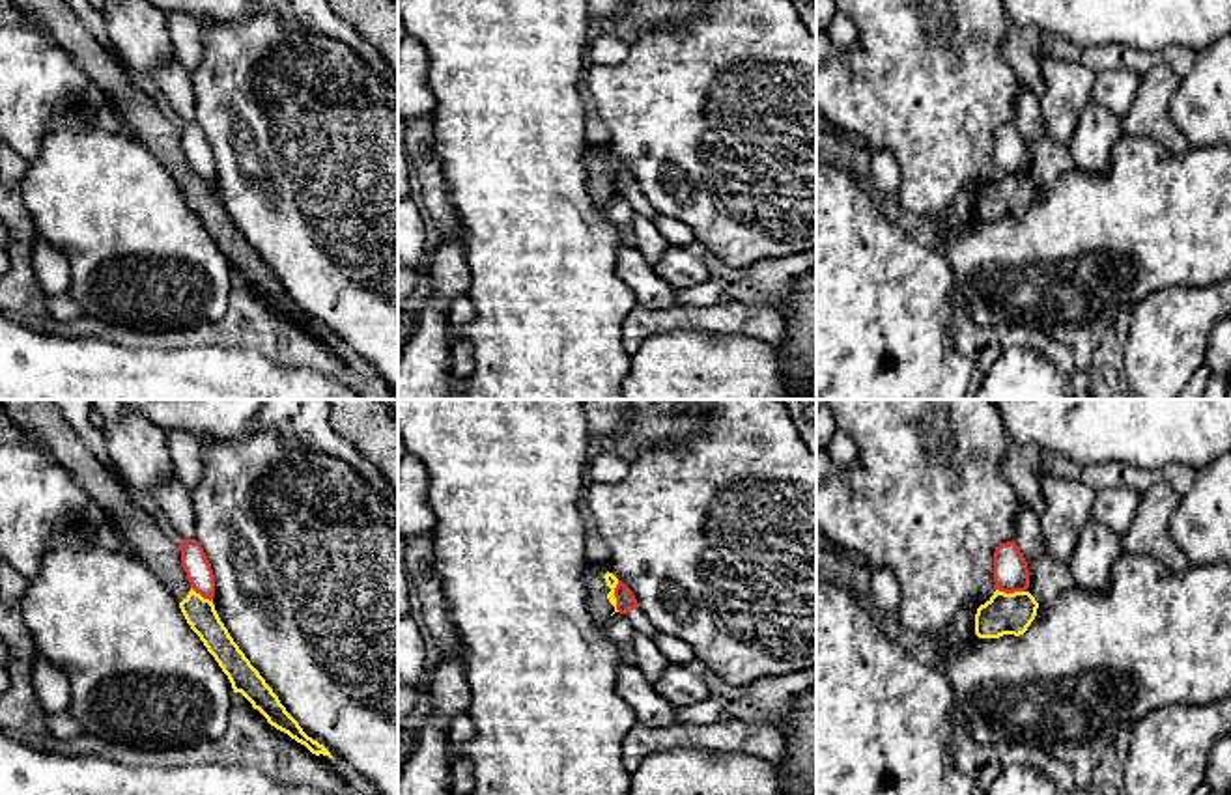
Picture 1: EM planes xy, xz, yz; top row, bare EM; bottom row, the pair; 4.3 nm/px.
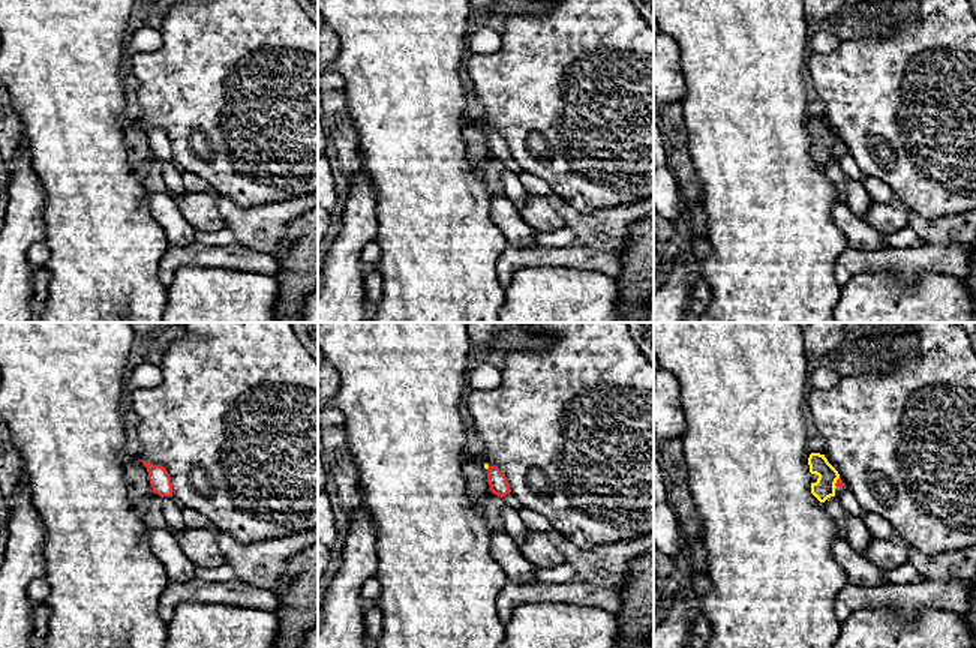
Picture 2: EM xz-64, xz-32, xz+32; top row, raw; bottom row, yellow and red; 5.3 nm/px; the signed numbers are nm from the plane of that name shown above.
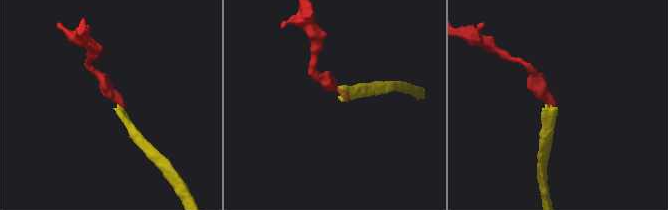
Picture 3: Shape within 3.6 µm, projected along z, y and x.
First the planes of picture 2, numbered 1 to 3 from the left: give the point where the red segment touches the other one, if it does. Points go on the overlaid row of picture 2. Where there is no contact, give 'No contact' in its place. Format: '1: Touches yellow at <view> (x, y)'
1: No contact
2: No contact
3: Touches yellow at xz+32 (835, 482)

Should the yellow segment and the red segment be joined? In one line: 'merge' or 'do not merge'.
do not merge

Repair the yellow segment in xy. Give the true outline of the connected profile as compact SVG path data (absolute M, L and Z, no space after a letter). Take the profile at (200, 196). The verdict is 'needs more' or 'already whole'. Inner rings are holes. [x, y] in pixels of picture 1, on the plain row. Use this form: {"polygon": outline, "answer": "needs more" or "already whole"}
{"polygon": "M7 0L21 13L34 15L39 28L49 32L84 69L95 86L108 95L121 121L163 164L179 187L187 205L228 258L233 274L241 274L271 308L304 327L312 336L331 334L308 319L286 293L278 278L250 246L220 203L213 183L191 170L181 147L181 132L161 108L131 78L123 63L103 49L64 0Z", "answer": "needs more"}

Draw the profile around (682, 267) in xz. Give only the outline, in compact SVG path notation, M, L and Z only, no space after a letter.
M669 244L654 271L676 289L700 286L710 280L708 265L693 248Z

